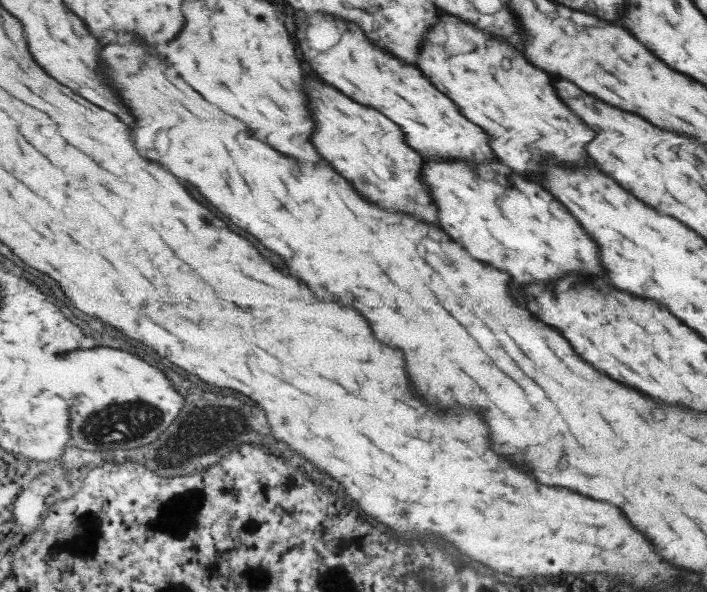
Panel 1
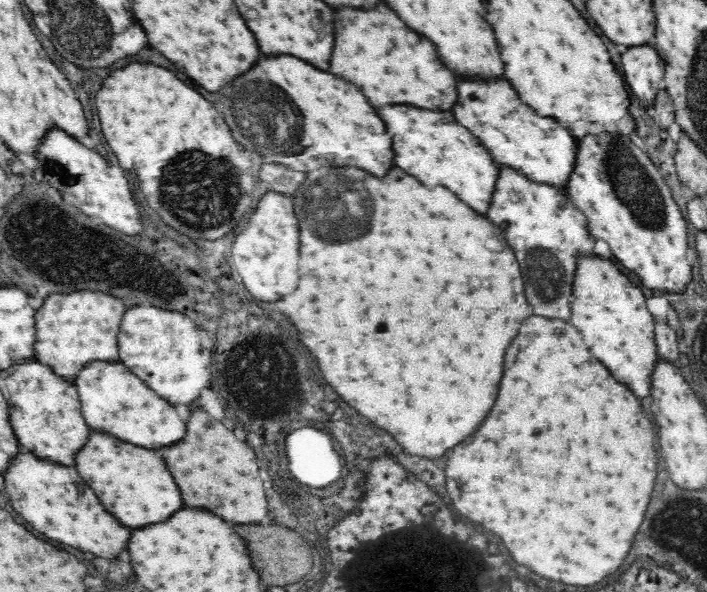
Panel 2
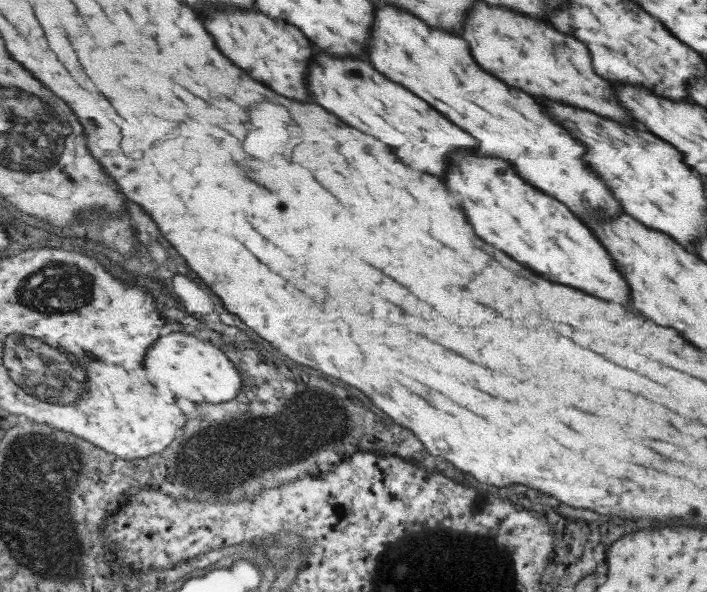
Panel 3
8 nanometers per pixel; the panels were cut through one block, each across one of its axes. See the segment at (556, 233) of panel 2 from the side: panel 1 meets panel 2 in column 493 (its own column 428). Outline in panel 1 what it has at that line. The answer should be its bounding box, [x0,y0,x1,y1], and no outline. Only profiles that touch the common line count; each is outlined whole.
[305,78,439,224]

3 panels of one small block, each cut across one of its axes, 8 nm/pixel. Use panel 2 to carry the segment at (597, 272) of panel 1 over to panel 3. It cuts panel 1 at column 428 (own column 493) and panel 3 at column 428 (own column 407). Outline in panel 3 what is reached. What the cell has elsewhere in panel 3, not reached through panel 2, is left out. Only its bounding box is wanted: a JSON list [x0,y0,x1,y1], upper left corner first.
[309,48,479,176]

